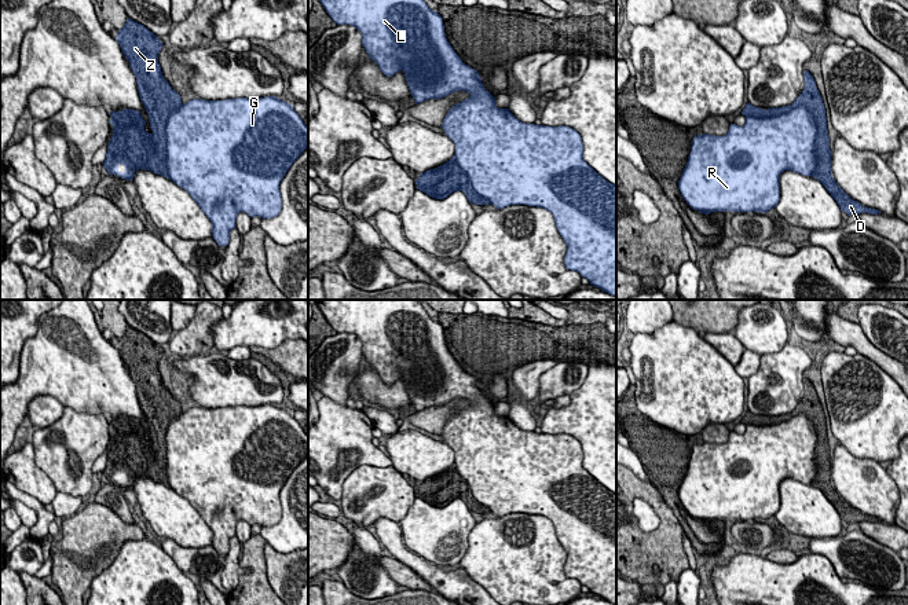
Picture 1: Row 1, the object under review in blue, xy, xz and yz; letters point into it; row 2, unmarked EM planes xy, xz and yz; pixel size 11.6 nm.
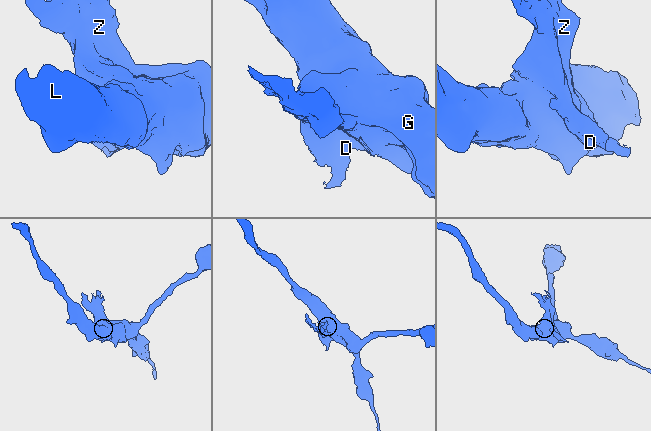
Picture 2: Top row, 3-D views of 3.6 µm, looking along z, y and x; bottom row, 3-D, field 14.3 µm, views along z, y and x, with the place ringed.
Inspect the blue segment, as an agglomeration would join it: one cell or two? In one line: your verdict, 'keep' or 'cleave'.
cleave

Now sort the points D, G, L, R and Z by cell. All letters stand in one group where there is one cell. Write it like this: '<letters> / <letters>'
D Z / G L R

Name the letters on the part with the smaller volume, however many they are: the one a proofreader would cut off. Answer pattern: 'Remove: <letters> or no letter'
Remove: D, Z

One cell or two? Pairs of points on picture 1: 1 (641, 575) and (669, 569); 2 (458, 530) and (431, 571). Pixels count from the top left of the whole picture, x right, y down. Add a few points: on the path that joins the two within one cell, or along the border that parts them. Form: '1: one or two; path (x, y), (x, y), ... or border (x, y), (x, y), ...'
1: one; path (648, 578), (662, 576)
2: two; border (407, 547), (439, 567)

